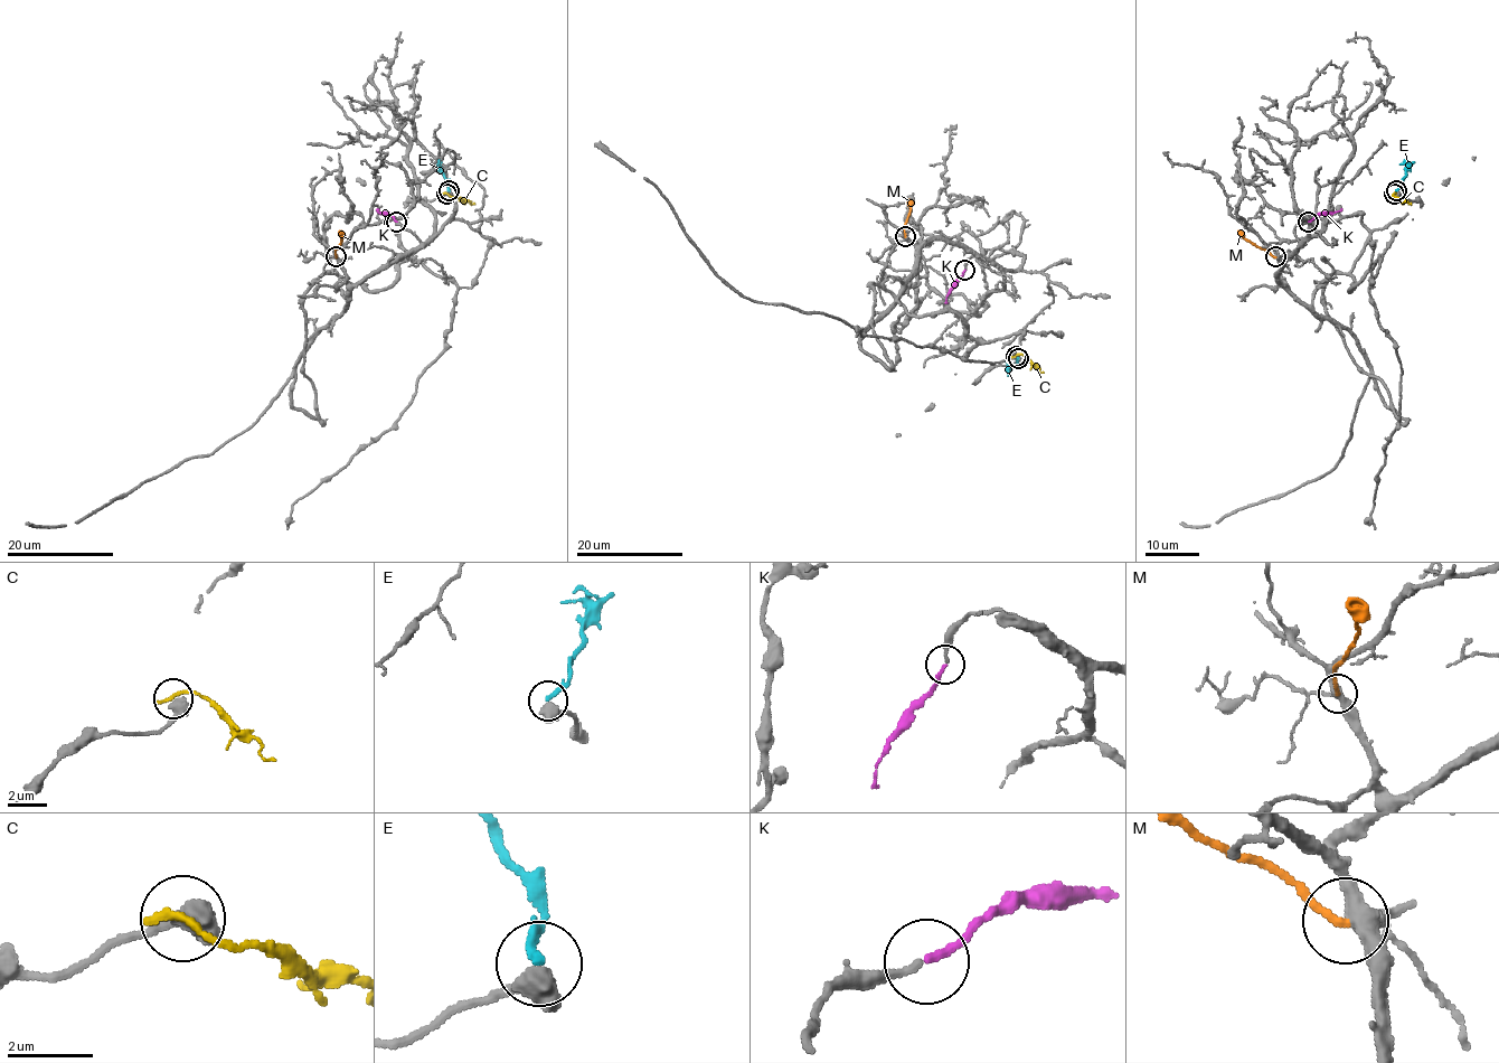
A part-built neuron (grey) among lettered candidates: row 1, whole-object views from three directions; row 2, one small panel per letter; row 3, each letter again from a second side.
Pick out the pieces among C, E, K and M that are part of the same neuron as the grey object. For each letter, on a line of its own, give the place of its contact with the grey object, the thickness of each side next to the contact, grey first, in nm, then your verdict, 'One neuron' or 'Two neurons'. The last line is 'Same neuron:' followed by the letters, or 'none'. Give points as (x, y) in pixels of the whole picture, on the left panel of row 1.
C: Touches grey at (446, 194). Thickness 600 nm (grey) against 220 nm. Two neurons
E: Touches grey at (449, 190). Thickness 650 nm (grey) against 240 nm. Two neurons
K: Touches grey at (396, 222). Thickness 180 nm (grey) against 180 nm. One neuron
M: Touches grey at (336, 256). Thickness 360 nm (grey) against 190 nm. Two neurons
Same neuron: K

